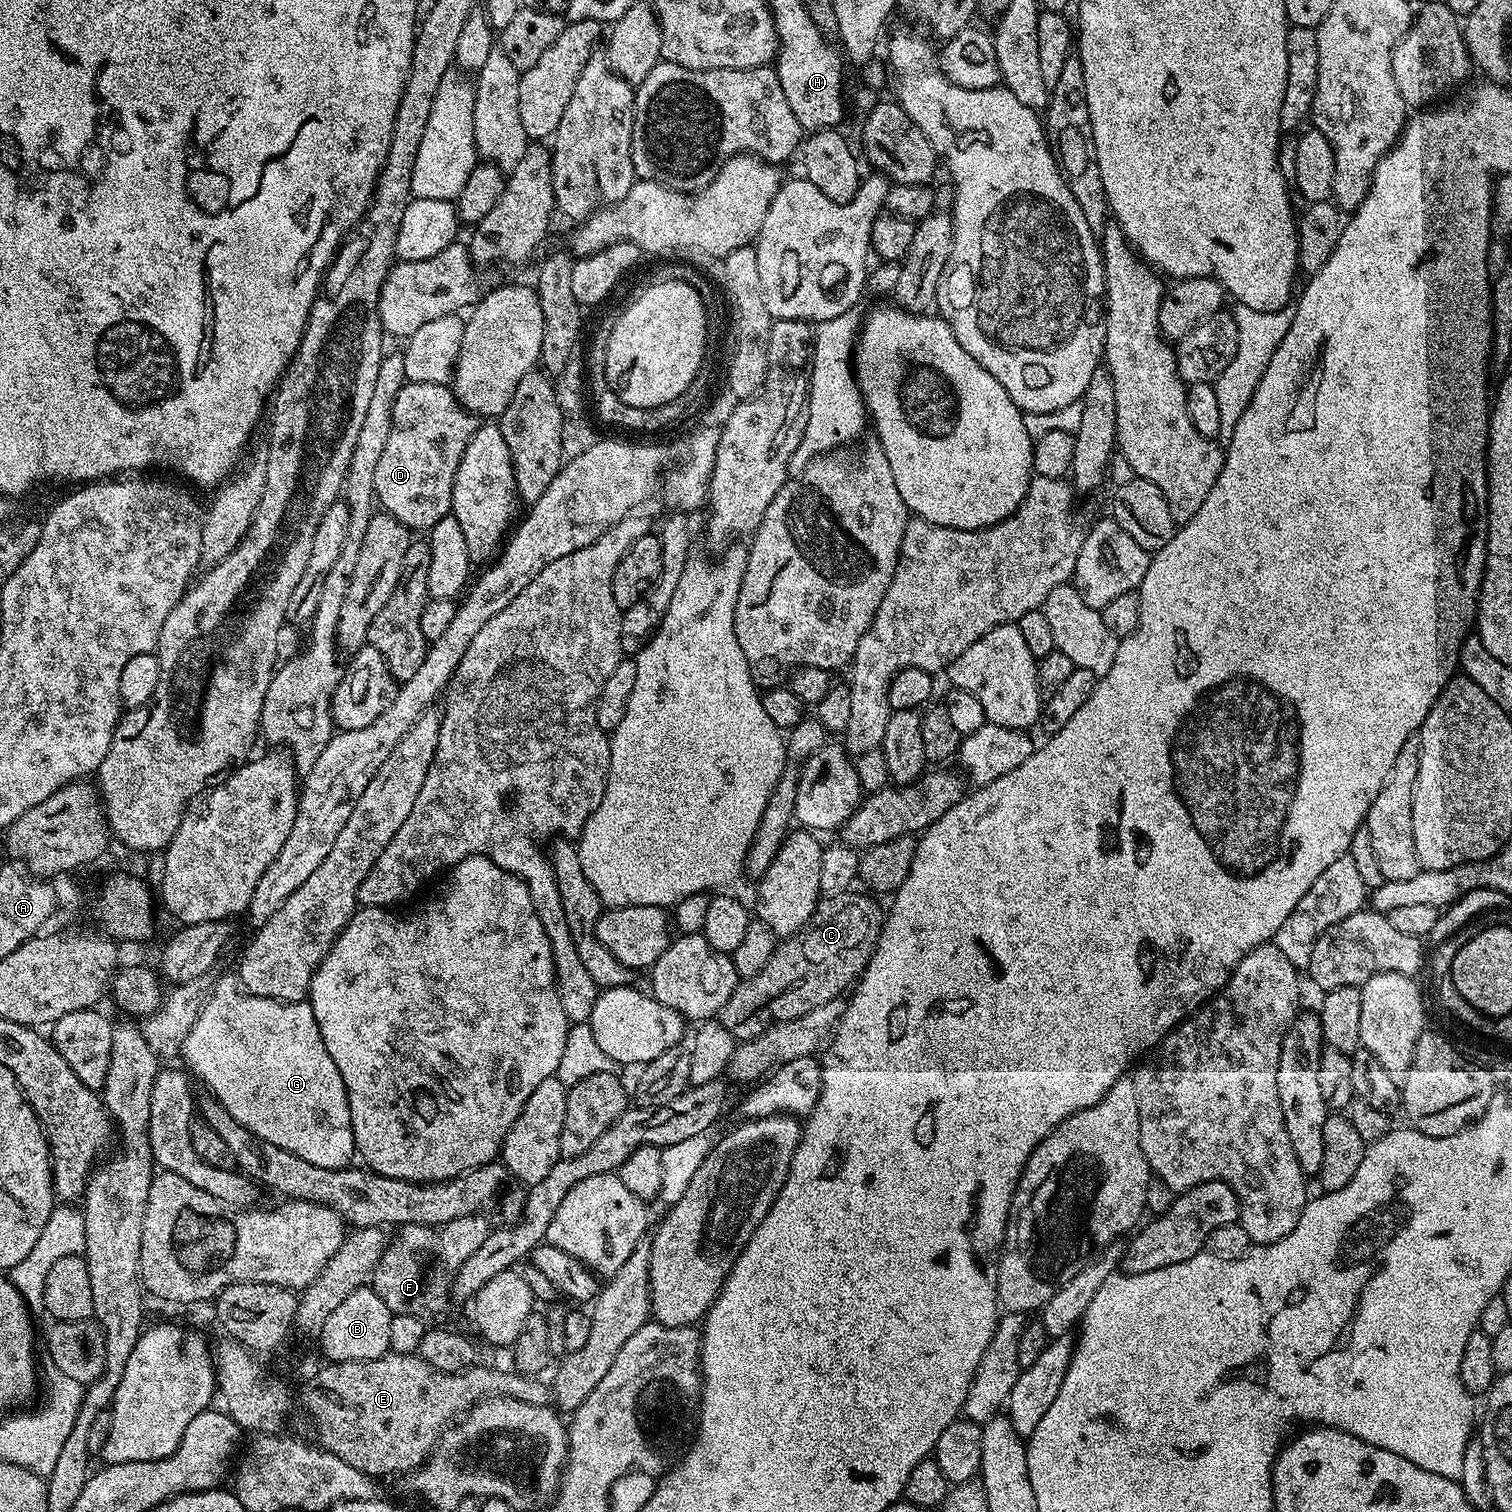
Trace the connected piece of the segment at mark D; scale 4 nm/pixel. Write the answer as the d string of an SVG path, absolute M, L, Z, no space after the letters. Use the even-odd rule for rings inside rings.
M404 383L394 398L386 450L382 450L378 470L374 470L379 507L409 530L431 530L452 511L456 471L477 429L477 417L460 403L448 384Z

